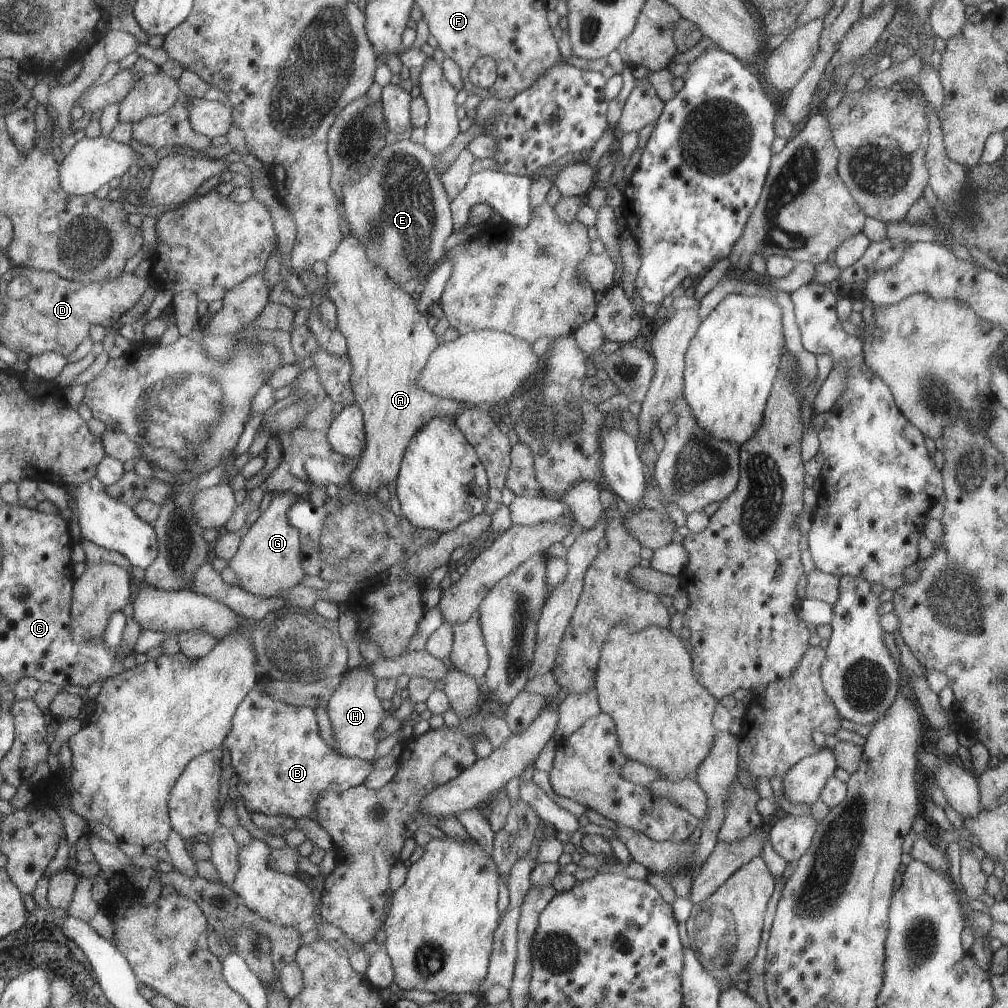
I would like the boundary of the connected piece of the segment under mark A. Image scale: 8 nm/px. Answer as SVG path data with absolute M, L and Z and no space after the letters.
M346 230L346 238L342 238L340 246L334 250L334 254L330 256L325 263L327 266L325 277L326 282L328 282L328 292L326 295L336 306L338 321L337 329L346 337L347 340L346 355L350 359L353 368L352 376L350 377L351 388L355 402L361 407L365 419L365 450L362 452L362 456L356 460L358 462L358 466L351 474L351 485L361 495L376 494L378 486L382 486L382 484L387 486L390 481L396 479L400 474L400 468L402 462L404 462L406 448L409 448L409 444L413 440L414 434L416 434L416 432L418 432L418 430L420 430L424 424L428 424L432 418L444 418L444 416L448 416L448 418L455 418L456 414L460 412L462 404L457 400L442 398L436 396L435 394L430 394L430 392L426 392L426 390L418 388L418 376L420 376L422 368L425 368L426 362L428 362L430 358L430 354L434 352L434 348L438 347L436 334L430 330L430 326L428 326L428 322L426 322L426 318L422 316L422 312L420 309L418 309L418 306L414 306L414 298L412 298L412 294L406 294L406 292L400 288L400 284L394 284L394 280L390 280L390 276L386 274L386 270L384 268L370 264L368 248L360 241L360 238L358 238L356 234L352 234L350 230Z

